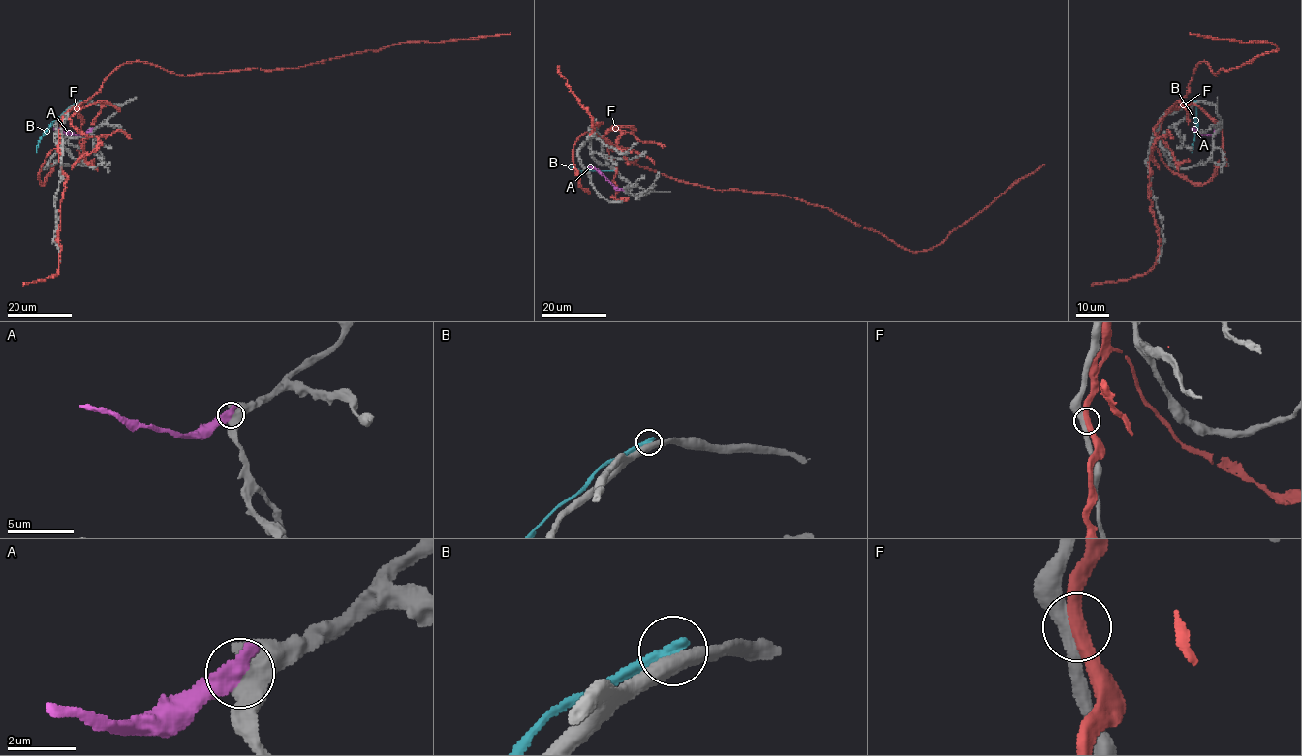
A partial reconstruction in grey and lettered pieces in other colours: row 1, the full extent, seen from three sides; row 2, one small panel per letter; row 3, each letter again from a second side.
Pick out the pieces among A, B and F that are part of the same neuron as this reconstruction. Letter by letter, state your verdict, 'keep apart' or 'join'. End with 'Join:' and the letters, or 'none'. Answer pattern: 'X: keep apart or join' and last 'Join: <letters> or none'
A: keep apart
B: keep apart
F: keep apart
Join: none

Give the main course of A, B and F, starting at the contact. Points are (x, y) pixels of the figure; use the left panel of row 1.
A: (90, 131), (80, 135), (53, 128)
B: (79, 102), (71, 105), (48, 127), (36, 151)
F: (61, 166), (64, 117), (126, 63), (142, 61), (183, 75), (296, 69), (402, 43), (511, 33)

